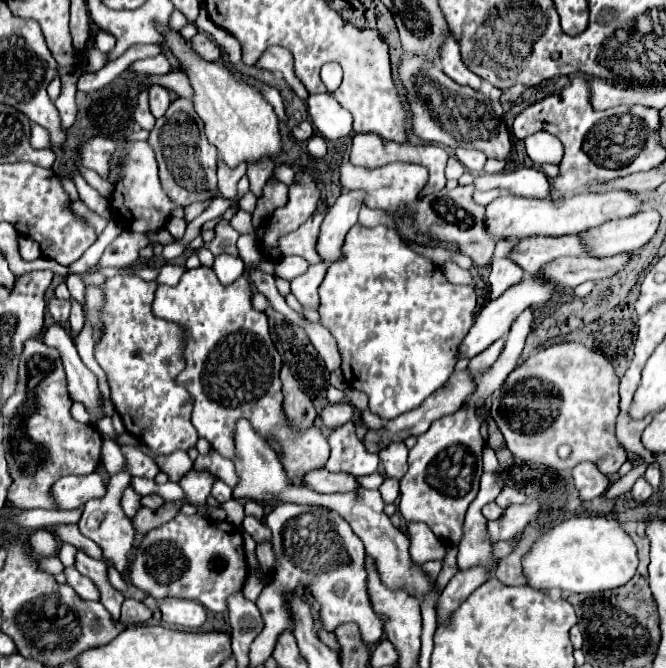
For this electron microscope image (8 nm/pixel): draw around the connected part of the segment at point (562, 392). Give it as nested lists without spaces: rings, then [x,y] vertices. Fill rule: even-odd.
[[[562,342],[552,344],[548,348],[538,350],[534,356],[524,360],[518,368],[510,372],[510,376],[494,394],[492,394],[492,408],[490,416],[496,420],[500,432],[504,434],[508,450],[528,462],[528,464],[560,464],[562,470],[572,470],[578,462],[590,460],[594,462],[600,472],[606,476],[612,476],[618,472],[618,468],[626,462],[626,450],[620,446],[614,434],[614,424],[618,418],[618,386],[620,380],[614,374],[612,360],[608,356],[598,354],[582,344],[576,342]],[[560,444],[570,444],[572,454],[566,460],[560,460],[556,450]]]

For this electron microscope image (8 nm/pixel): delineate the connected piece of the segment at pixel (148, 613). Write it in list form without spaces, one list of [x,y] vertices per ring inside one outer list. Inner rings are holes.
[[[126,598],[122,604],[122,618],[126,624],[142,624],[152,618],[152,610],[142,602]]]

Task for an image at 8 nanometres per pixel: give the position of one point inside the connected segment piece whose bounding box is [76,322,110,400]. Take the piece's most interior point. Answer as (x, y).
(84, 343)

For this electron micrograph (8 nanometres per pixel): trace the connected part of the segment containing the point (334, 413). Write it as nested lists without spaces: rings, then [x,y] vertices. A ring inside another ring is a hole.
[[[340,402],[340,404],[328,404],[322,414],[320,414],[320,420],[324,424],[326,430],[332,430],[332,428],[338,428],[346,422],[354,422],[356,424],[356,416],[354,416],[354,408],[348,404],[348,402]]]

